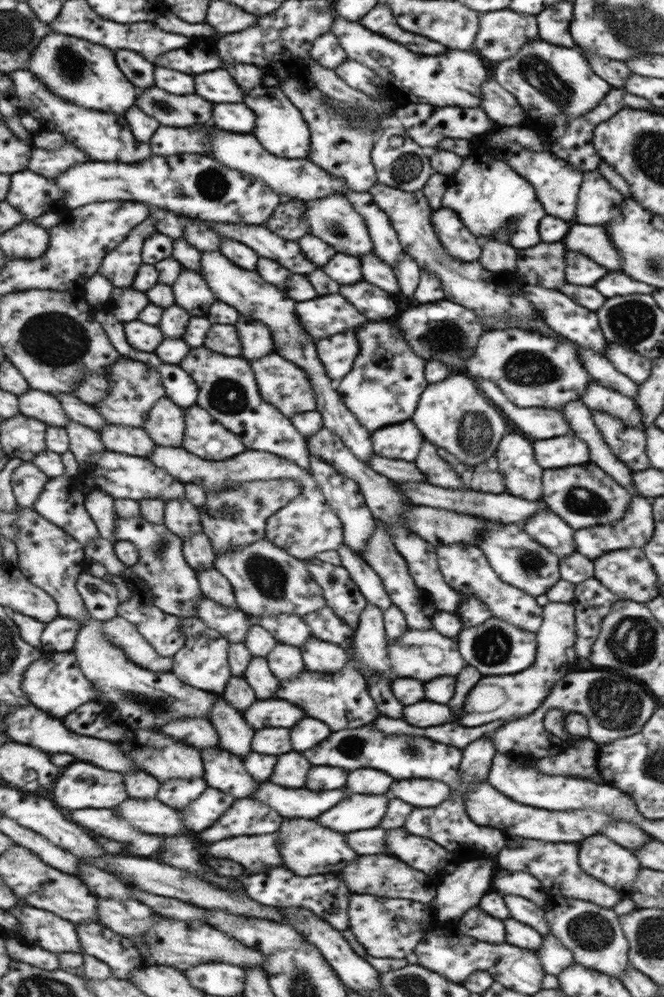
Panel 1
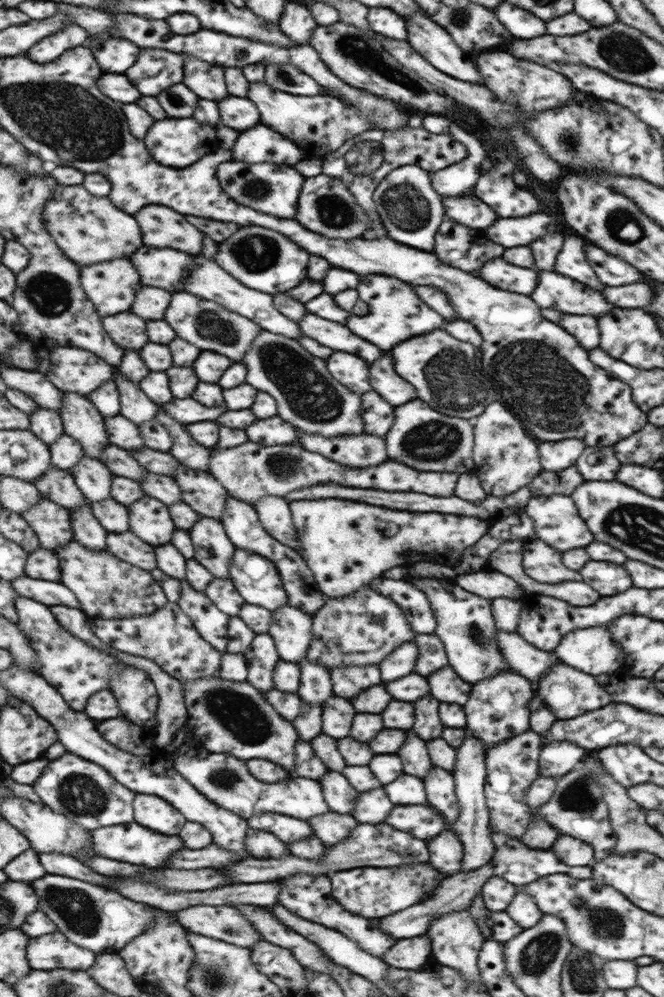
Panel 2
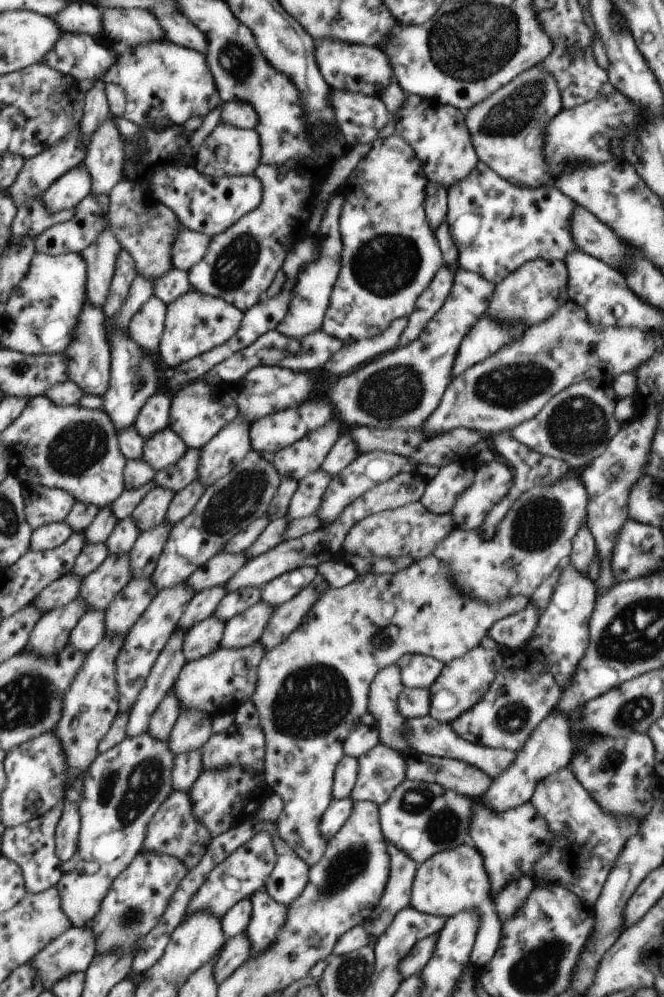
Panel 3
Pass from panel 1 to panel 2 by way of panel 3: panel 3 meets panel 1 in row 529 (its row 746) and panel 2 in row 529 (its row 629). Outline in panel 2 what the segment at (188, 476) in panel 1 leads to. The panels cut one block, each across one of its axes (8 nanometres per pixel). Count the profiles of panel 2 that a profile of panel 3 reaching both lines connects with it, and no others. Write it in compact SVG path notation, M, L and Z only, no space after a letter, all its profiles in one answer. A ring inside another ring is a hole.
M296 500L289 505L300 539L300 546L295 550L312 569L320 590L333 599L352 594L386 570L407 562L430 561L454 567L460 562L462 552L488 534L492 525L476 516L392 512L352 500Z

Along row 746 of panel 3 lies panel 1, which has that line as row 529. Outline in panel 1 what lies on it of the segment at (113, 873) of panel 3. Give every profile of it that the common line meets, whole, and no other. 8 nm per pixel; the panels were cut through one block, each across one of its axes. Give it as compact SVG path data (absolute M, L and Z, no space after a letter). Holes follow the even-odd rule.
M116 514L115 527L113 536L116 541L126 540L132 542L137 548L138 560L131 568L136 570L136 573L144 582L146 582L148 590L154 596L154 604L163 609L164 612L178 617L196 617L196 607L198 601L203 596L202 586L199 584L198 573L186 561L186 555L183 552L184 540L175 532L172 532L166 525L154 524L146 520L142 515L139 517L121 517Z

